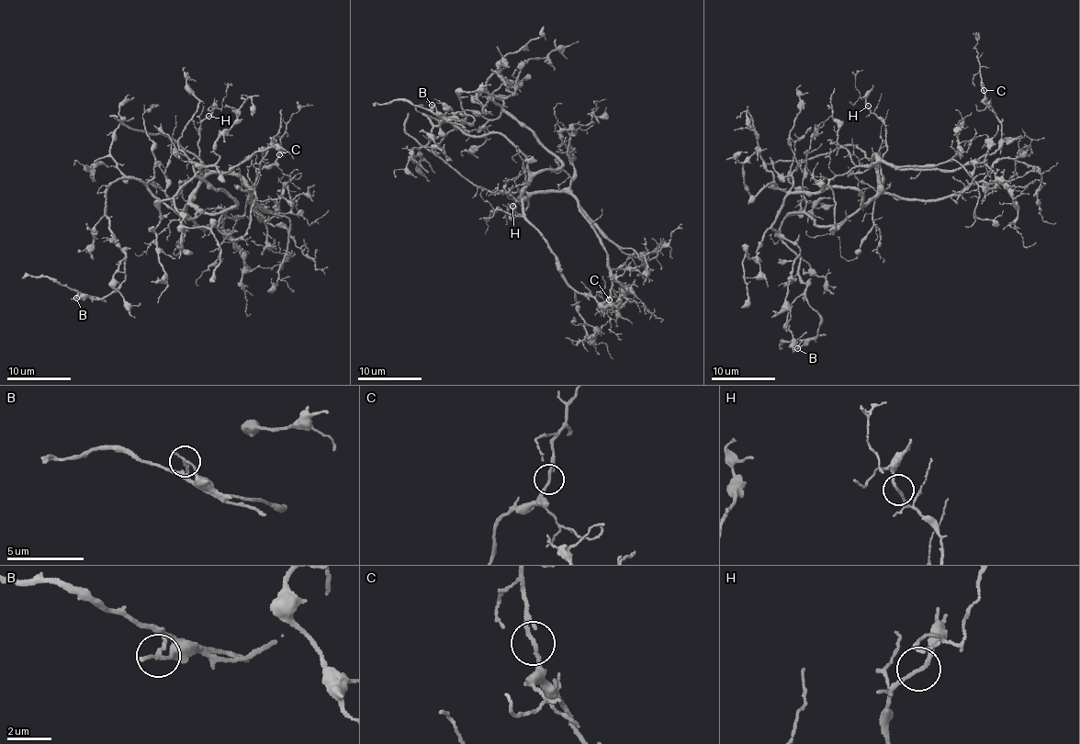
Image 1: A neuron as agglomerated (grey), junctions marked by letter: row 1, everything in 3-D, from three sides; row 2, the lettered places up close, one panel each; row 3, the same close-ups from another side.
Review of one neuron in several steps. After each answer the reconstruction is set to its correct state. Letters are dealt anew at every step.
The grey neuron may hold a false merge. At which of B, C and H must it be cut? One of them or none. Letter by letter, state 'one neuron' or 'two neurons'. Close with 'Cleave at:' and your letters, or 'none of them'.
B: two neurons
C: one neuron
H: one neuron
Cleave at: B

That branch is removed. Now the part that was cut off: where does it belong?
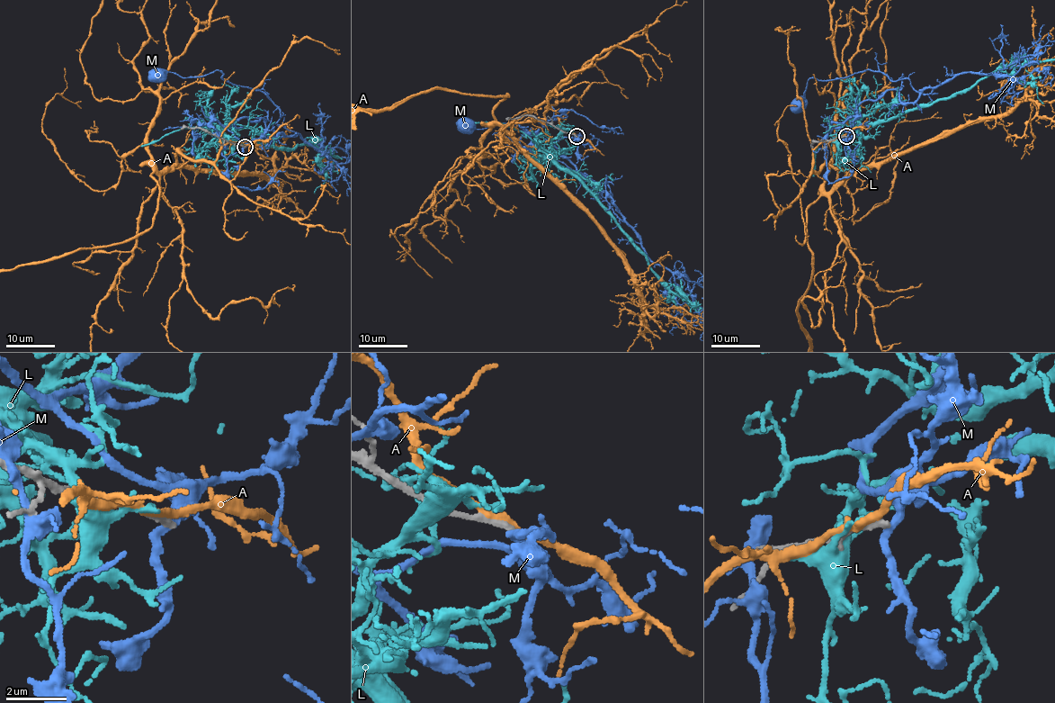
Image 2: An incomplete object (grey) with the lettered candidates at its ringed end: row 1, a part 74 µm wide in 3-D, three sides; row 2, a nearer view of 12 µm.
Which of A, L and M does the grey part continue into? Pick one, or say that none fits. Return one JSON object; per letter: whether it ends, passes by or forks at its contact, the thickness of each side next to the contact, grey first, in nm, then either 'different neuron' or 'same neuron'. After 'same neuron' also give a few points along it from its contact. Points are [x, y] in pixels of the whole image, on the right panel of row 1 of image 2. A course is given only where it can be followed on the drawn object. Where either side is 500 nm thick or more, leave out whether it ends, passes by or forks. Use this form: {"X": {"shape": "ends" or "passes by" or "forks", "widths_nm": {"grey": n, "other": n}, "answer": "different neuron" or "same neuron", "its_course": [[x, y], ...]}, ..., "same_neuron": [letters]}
{"A": {"shape": "passes by", "widths_nm": {"grey": 280, "other": 240}, "answer": "different neuron"}, "L": {"shape": "ends", "widths_nm": {"grey": 280, "other": 170}, "answer": "different neuron"}, "M": {"shape": "passes by", "widths_nm": {"grey": 240, "other": 320}, "answer": "different neuron"}, "same_neuron": []}

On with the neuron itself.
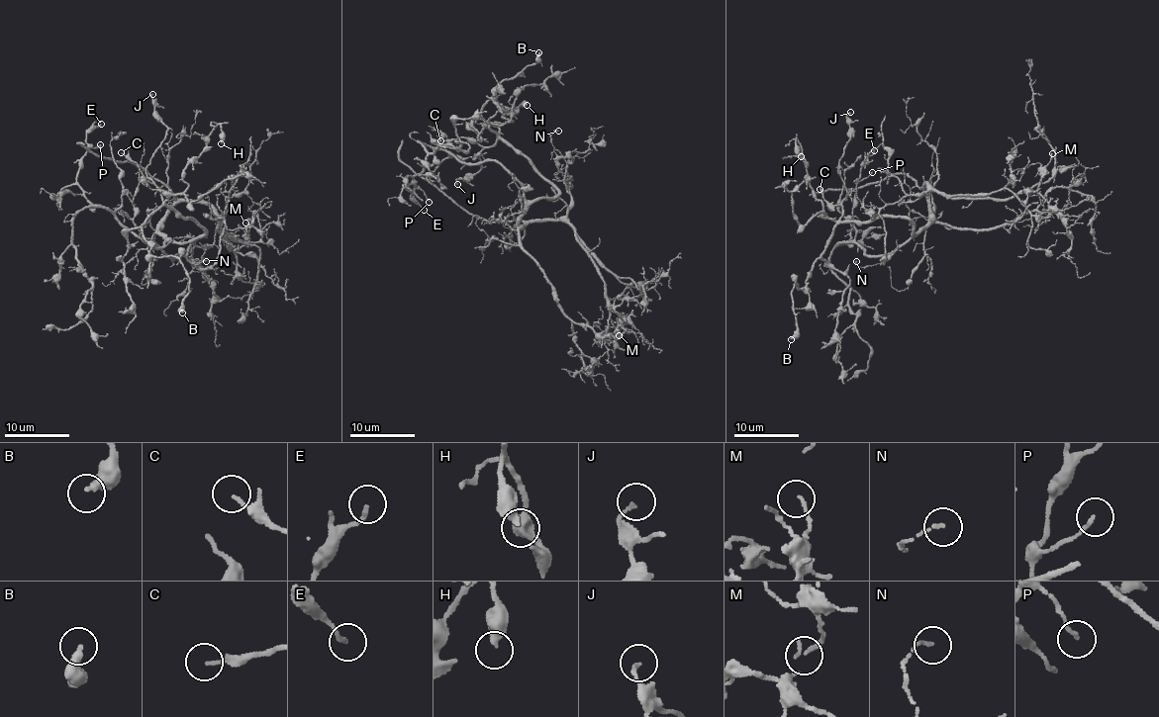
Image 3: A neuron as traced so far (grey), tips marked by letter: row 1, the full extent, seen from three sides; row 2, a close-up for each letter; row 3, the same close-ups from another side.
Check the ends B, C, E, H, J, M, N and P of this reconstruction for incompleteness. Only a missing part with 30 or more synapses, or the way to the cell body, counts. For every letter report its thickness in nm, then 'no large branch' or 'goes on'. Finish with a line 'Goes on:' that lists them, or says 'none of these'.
B: calibre 320 nm; no large branch
C: calibre 170 nm; no large branch
E: calibre 160 nm; no large branch
H: calibre 360 nm; no large branch
J: calibre 150 nm; no large branch
M: calibre 120 nm; no large branch
N: calibre 120 nm; no large branch
P: calibre 150 nm; no large branch
Goes on: none of these

